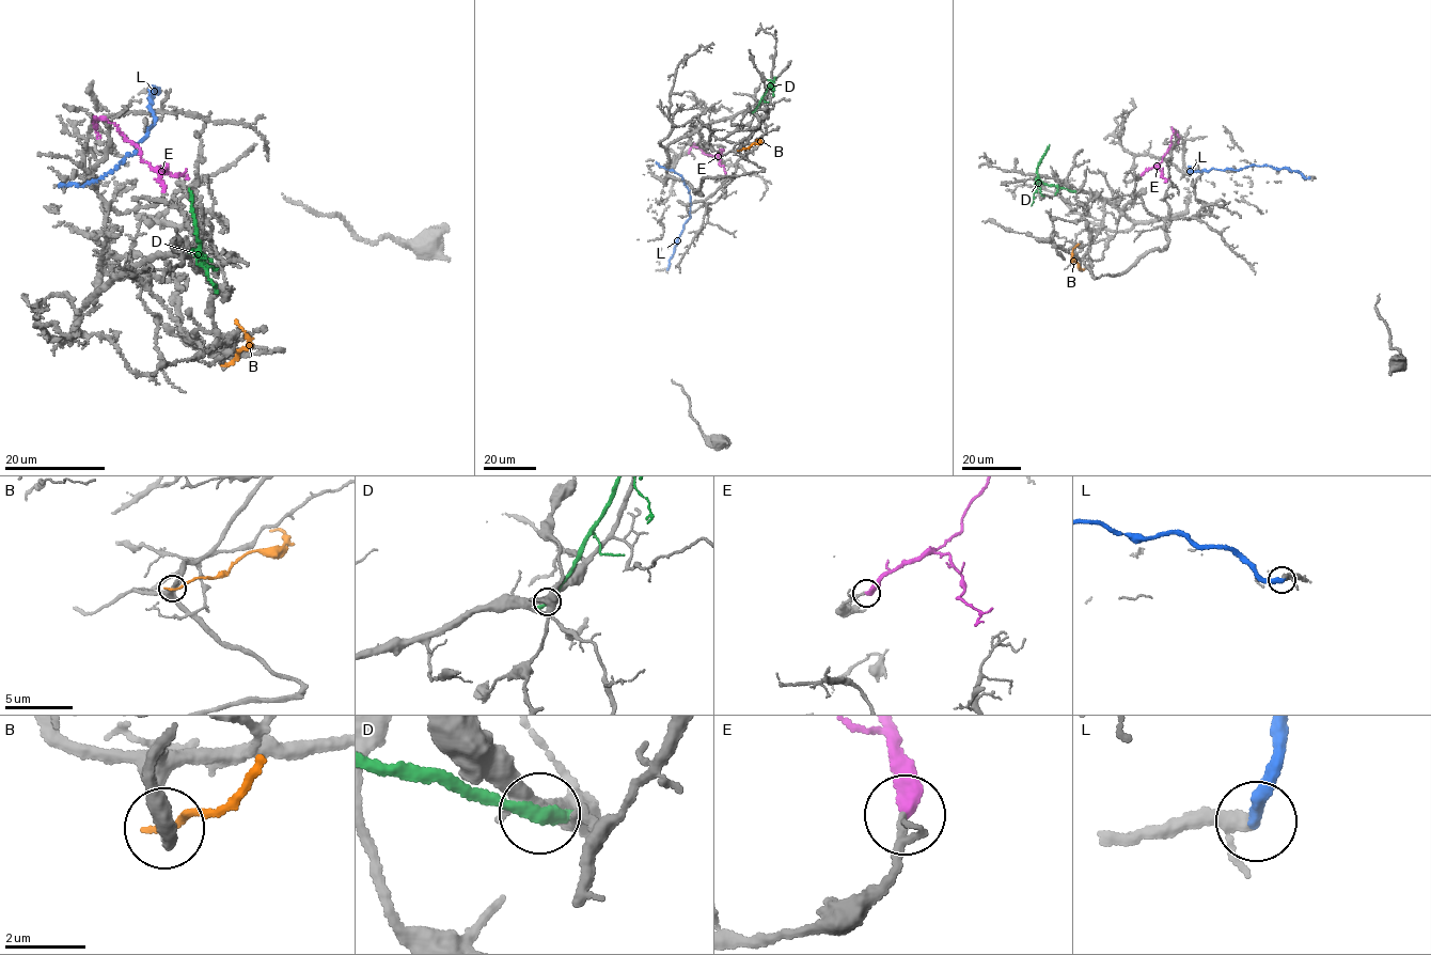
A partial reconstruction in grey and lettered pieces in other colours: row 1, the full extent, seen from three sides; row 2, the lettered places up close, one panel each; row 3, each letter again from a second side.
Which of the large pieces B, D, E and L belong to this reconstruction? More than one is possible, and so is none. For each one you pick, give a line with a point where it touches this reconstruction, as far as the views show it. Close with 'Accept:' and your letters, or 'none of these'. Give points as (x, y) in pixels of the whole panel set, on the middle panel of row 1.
Accept: none of these

